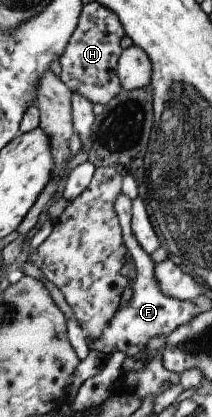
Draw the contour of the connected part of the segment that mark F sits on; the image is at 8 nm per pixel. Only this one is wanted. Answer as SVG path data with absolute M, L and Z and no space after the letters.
M119 193L113 201L113 208L118 218L119 228L125 245L125 250L129 253L129 258L132 260L133 270L130 274L132 278L131 296L128 304L121 309L117 309L113 313L113 317L99 333L99 337L86 336L85 343L89 351L102 352L108 357L114 352L121 351L125 356L136 358L139 351L142 351L147 346L147 341L152 337L164 336L167 337L179 325L187 325L191 323L195 313L195 305L190 300L179 300L175 297L169 297L165 293L161 293L159 283L155 279L155 264L151 261L150 257L143 253L138 247L137 241L133 238L131 232L131 203L128 197Z

